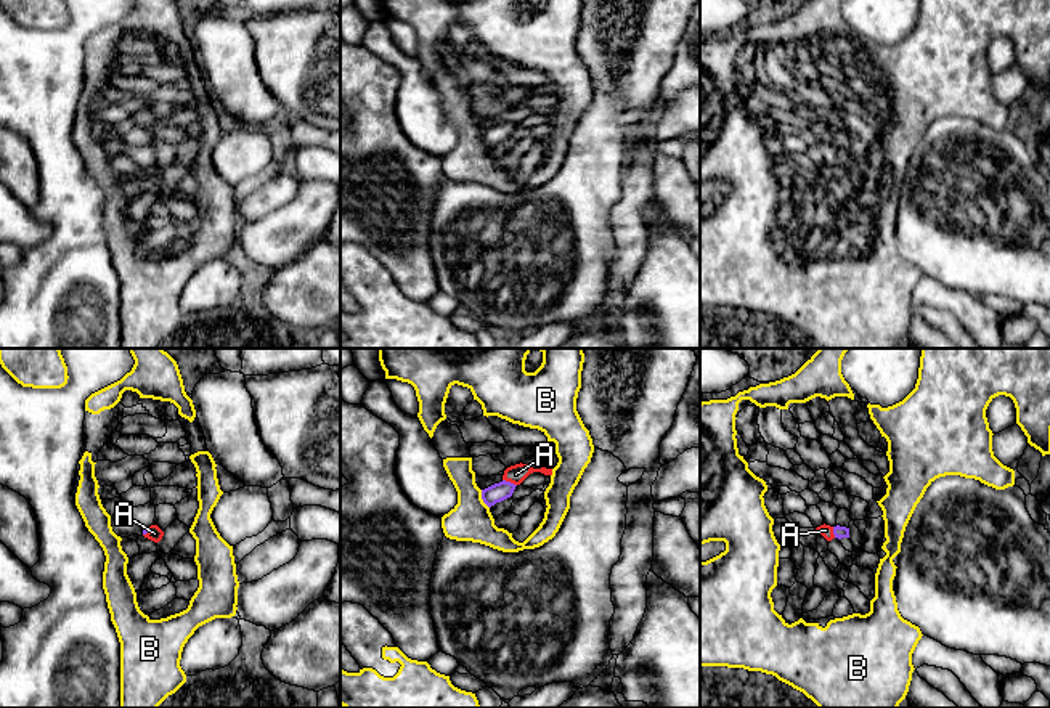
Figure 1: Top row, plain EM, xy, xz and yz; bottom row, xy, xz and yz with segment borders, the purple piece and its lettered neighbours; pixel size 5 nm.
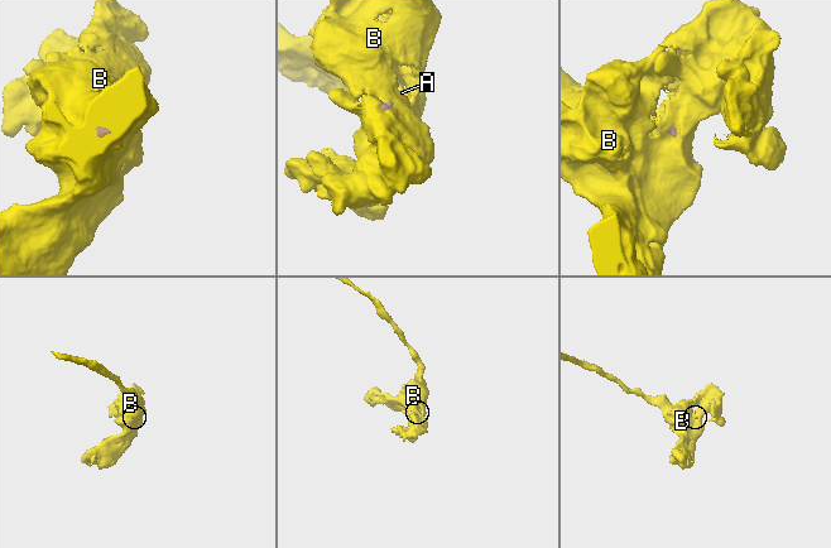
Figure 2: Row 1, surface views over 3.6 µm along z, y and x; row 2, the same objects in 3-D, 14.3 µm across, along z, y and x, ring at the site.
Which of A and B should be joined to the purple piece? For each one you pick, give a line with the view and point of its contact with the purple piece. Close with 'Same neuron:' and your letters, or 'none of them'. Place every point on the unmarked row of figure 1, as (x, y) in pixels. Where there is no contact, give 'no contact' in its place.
A: contact xz (509, 122)
B: contact xz (482, 138)
Same neuron: A, B

